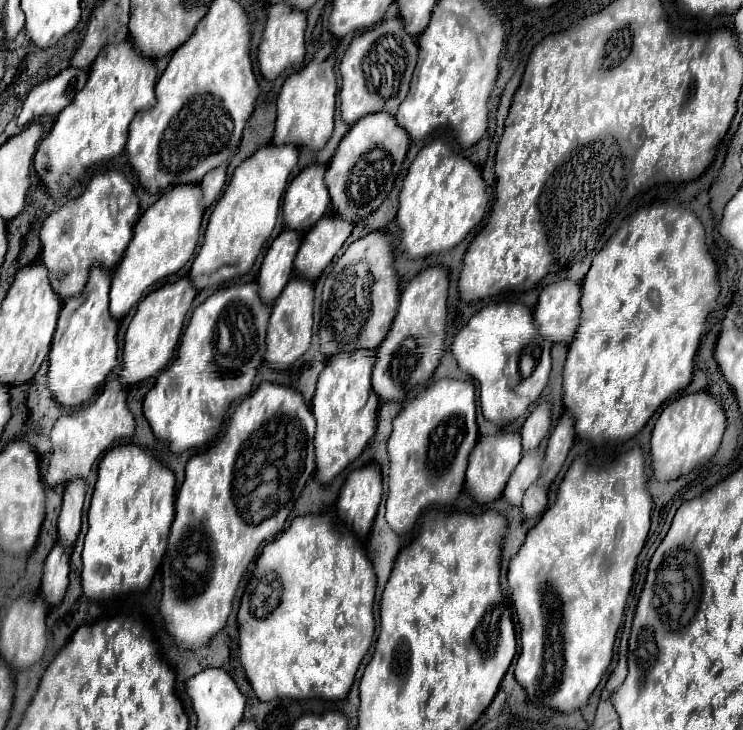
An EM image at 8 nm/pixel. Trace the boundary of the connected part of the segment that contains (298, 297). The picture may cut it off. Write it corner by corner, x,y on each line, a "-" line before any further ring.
294,277
290,283
284,287
282,295
276,299
270,325
268,325
268,349
266,349
266,363
276,365
276,367
290,367
298,357
302,357
308,347
310,347
310,337
312,337
312,305
314,305
314,289
312,283

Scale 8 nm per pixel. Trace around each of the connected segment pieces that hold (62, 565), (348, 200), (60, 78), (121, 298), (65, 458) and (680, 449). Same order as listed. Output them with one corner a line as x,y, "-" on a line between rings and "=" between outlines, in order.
56,543
50,551
50,555
44,561
44,577
42,577
42,597
46,603
56,605
62,601
66,587
68,587
68,561
70,561
70,549
=
374,113
362,117
340,141
336,155
326,169
326,185
330,191
332,207
338,217
358,223
368,217
390,193
394,179
402,167
410,145
410,137
398,127
394,115
=
68,67
56,77
36,85
28,93
22,105
18,127
26,127
28,121
40,115
58,115
64,107
68,107
74,101
76,93
84,89
86,81
88,81
88,71
=
174,185
150,205
134,227
134,237
124,259
114,271
110,289
110,315
122,319
146,291
160,279
178,273
194,255
202,223
202,191
198,185
=
112,379
104,385
104,389
90,401
88,405
76,409
74,413
62,415
52,427
52,455
50,467
46,473
48,485
68,483
74,477
86,477
96,463
96,459
110,447
112,441
130,437
134,433
134,417
126,405
126,389
118,379
=
706,391
688,393
670,401
660,413
652,431
652,467
658,481
670,481
690,473
696,465
708,461
718,451
722,435
726,431
726,415
722,405

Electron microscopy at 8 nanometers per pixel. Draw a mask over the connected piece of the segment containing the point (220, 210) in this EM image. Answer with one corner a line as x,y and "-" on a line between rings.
264,145
254,151
252,157
244,159
224,195
216,203
206,233
204,233
204,243
192,263
190,269
190,281
196,289
212,287
216,283
240,277
250,271
254,265
262,245
268,241
272,235
272,229
278,219
278,209
280,209
280,199
284,195
288,175
298,163
298,147
296,145

